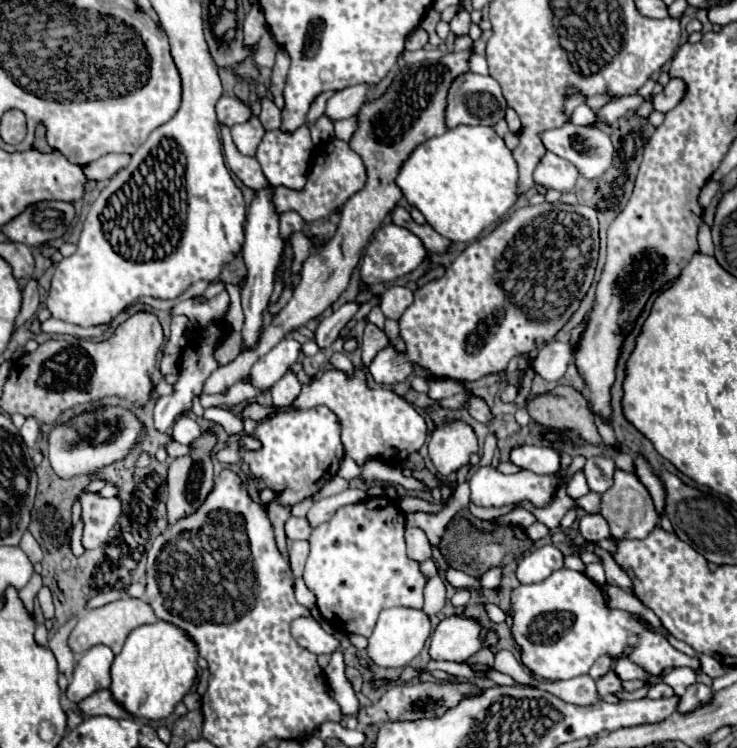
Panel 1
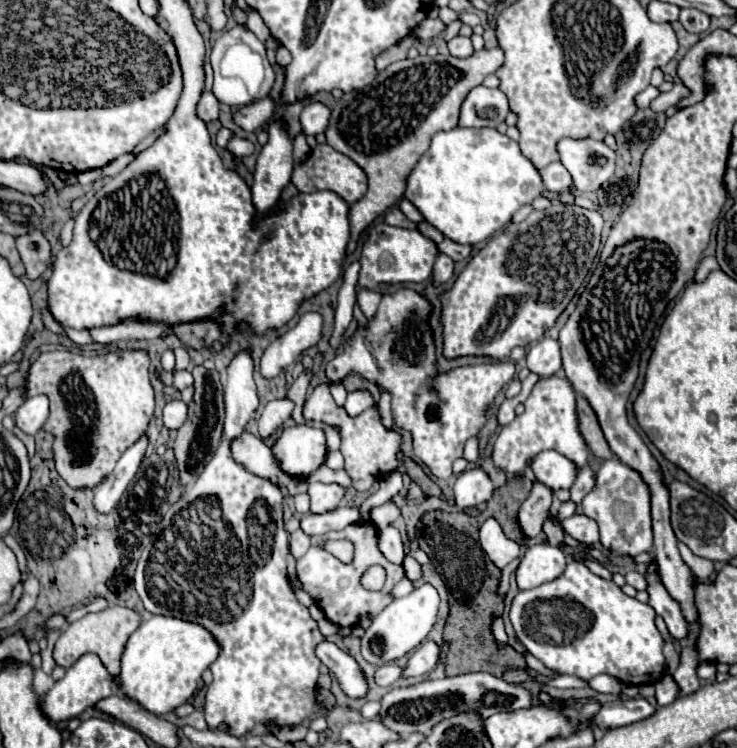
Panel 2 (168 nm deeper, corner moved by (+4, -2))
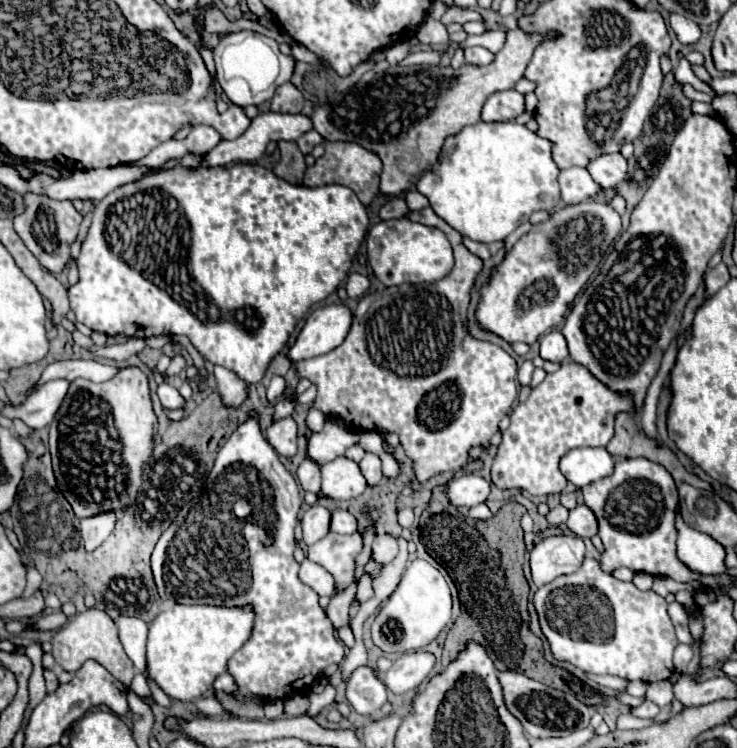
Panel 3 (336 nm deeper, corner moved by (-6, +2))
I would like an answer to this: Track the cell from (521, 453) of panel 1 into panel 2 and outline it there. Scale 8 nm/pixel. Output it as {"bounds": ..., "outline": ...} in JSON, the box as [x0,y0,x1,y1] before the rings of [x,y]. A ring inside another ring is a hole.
{"bounds":[530,450,578,490],"outline":[[[544,450],[538,456],[534,456],[530,468],[536,480],[550,486],[552,490],[570,488],[578,474],[576,466],[556,450]]]}

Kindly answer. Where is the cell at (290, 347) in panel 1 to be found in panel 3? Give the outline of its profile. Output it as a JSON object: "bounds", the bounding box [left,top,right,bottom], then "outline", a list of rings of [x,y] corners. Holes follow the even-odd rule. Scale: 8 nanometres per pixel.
{"bounds":[288,304,352,362],"outline":[[[326,304],[308,314],[294,346],[288,352],[292,362],[322,356],[338,348],[352,326],[352,312],[346,304]]]}

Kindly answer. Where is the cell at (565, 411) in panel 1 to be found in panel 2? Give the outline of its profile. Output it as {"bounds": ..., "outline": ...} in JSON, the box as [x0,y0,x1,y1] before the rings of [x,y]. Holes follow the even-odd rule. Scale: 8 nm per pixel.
{"bounds":[576,396,614,458],"outline":[[[576,396],[576,412],[578,412],[578,420],[580,420],[580,434],[584,436],[584,442],[588,444],[590,452],[596,456],[596,458],[614,458],[614,454],[610,452],[608,448],[608,442],[600,430],[600,424],[596,420],[596,414],[594,410],[590,408],[588,400],[584,396]]]}

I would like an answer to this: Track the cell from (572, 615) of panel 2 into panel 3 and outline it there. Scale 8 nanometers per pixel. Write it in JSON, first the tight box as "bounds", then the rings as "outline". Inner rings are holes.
{"bounds":[534,558,678,682],"outline":[[[586,558],[578,572],[560,576],[538,588],[534,606],[542,632],[558,660],[566,660],[584,672],[642,682],[660,682],[674,672],[672,652],[678,640],[666,612],[666,600],[652,590],[642,592],[632,582],[616,580],[612,574],[602,572],[592,558]]]}

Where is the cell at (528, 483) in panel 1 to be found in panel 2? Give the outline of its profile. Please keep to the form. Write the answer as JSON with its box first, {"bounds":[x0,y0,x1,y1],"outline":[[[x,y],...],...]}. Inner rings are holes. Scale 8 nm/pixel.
{"bounds":[454,466,494,508],"outline":[[[480,466],[464,470],[454,484],[454,500],[462,508],[474,508],[482,502],[488,502],[492,494],[494,482],[490,474]]]}

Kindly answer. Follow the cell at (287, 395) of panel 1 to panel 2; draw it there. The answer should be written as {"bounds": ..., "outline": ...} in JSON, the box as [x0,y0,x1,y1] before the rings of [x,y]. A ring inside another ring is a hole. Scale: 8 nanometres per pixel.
{"bounds":[258,398,294,438],"outline":[[[278,398],[278,400],[270,400],[266,406],[264,406],[264,412],[260,416],[260,422],[258,422],[258,428],[260,428],[260,436],[266,438],[266,436],[272,436],[276,434],[284,420],[290,418],[294,410],[294,402],[290,398]]]}

